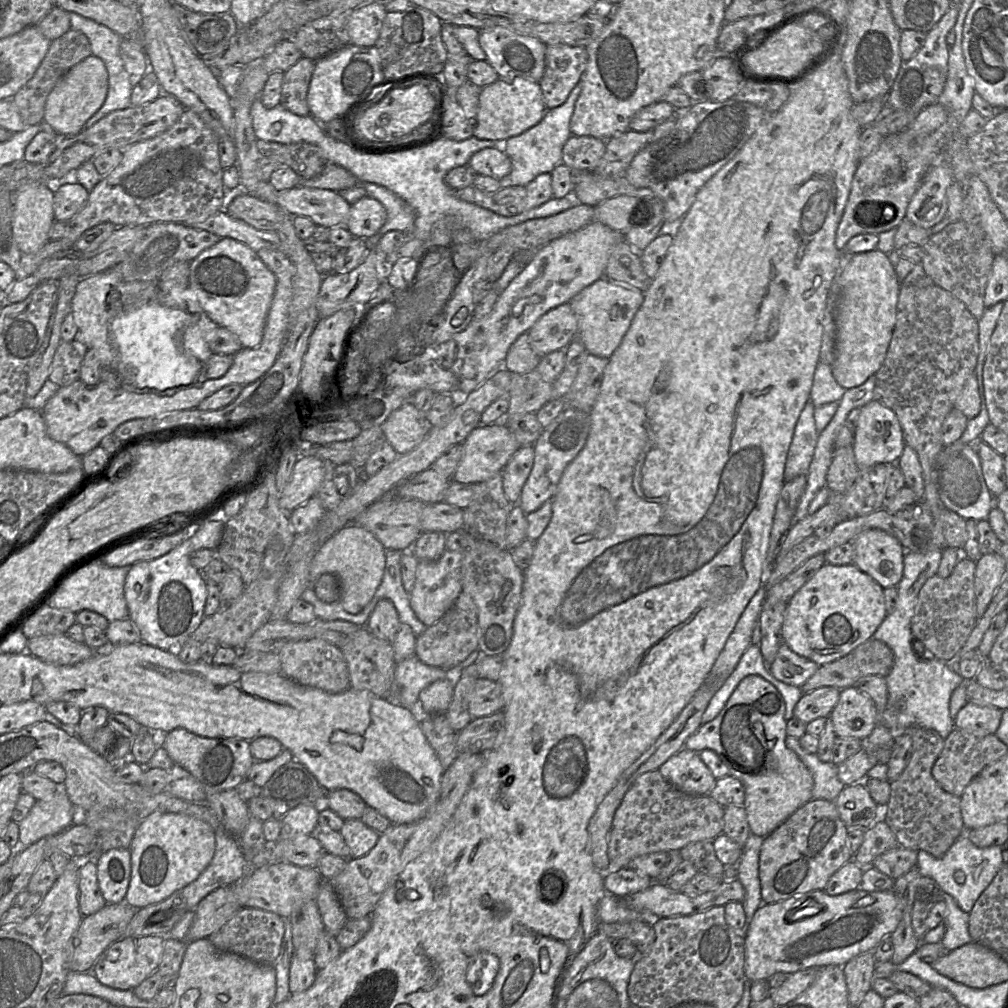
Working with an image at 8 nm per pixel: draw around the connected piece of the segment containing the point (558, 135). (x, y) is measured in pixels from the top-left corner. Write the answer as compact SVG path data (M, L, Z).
M578 82L562 105L547 109L538 124L520 135L508 138L504 142L504 151L509 156L512 164L506 182L513 185L525 185L542 173L551 173L562 162L562 150L572 135L570 121L581 90L582 83Z

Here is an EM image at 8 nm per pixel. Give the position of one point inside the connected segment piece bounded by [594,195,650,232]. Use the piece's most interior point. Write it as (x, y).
(615, 212)

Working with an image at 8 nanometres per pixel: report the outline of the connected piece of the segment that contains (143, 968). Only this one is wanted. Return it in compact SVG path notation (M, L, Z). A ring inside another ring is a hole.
M159 935L122 937L112 943L99 956L90 972L108 987L133 990L157 970L163 953L165 938Z

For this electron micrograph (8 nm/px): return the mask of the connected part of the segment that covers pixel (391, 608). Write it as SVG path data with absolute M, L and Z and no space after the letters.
M387 599L380 600L365 627L378 639L393 643L401 627L394 604Z

